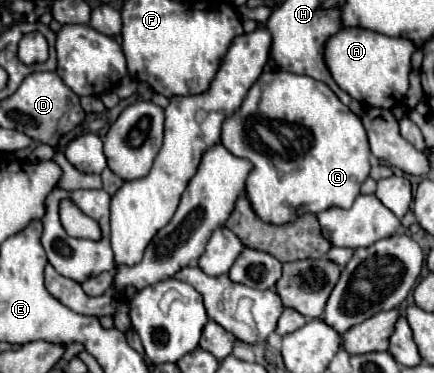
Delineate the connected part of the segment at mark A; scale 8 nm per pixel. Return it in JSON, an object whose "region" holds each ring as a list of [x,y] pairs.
{"region":[[[346,27],[338,31],[334,37],[328,39],[324,59],[334,77],[334,81],[356,101],[392,109],[394,105],[402,103],[408,91],[408,75],[410,75],[410,57],[414,53],[414,43],[408,39],[394,39],[370,29],[362,27]]]}

